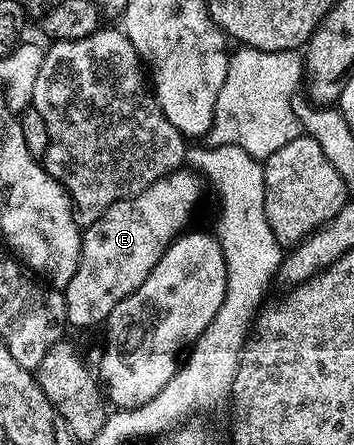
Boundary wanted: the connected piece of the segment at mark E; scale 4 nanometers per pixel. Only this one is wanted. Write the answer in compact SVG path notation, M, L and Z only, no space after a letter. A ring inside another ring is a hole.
M190 169L172 171L131 199L116 201L82 231L78 268L64 288L66 321L71 328L105 324L112 309L144 285L148 273L156 269L156 261L160 261L171 243L191 226L190 214L202 199L203 180L197 178Z

